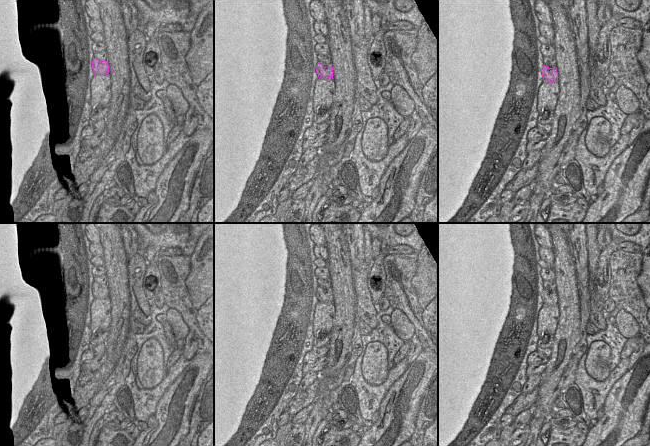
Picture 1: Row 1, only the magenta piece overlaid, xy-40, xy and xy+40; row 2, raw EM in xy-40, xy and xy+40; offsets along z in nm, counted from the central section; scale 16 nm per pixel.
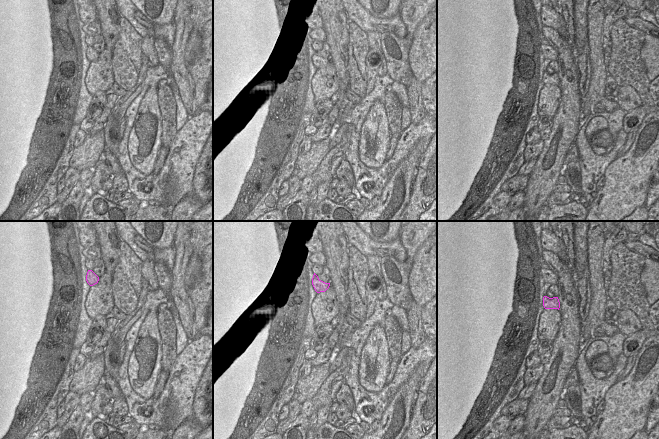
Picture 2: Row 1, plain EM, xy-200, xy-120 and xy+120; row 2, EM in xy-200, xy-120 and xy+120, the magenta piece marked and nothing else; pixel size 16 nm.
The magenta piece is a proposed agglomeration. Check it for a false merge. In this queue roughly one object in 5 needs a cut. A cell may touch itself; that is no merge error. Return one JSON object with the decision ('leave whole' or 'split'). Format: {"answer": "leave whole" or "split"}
{"answer": "leave whole"}

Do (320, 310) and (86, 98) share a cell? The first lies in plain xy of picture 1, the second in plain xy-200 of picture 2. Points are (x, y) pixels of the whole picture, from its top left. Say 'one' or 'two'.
two

